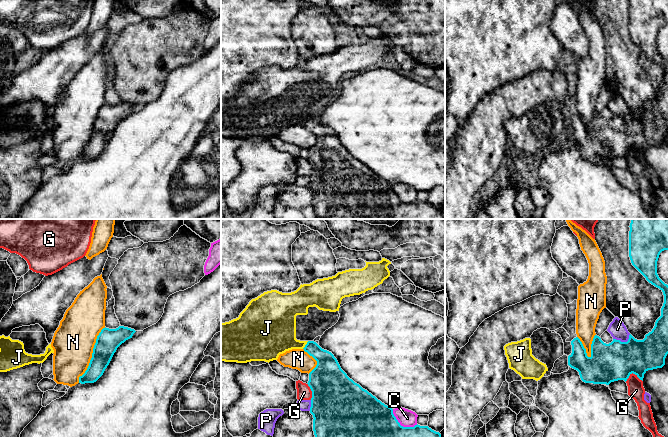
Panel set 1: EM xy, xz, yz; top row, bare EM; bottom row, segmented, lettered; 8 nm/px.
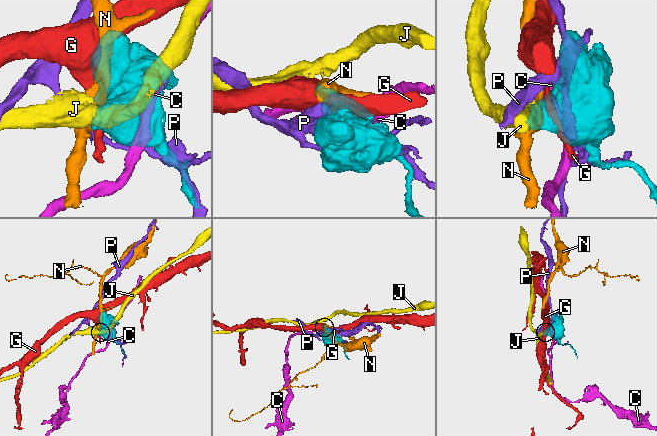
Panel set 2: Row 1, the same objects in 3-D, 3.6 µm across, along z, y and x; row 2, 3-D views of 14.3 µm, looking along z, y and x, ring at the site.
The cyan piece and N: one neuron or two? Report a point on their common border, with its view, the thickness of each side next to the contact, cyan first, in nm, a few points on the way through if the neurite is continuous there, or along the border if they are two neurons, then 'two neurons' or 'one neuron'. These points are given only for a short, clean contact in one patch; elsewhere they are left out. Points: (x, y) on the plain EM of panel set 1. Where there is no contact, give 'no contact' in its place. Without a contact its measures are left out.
contact xy (92, 130); calibres 190 and 340 nm; two neurons

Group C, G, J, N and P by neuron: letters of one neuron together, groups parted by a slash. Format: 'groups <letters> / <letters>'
groups C / G / J / N / P

